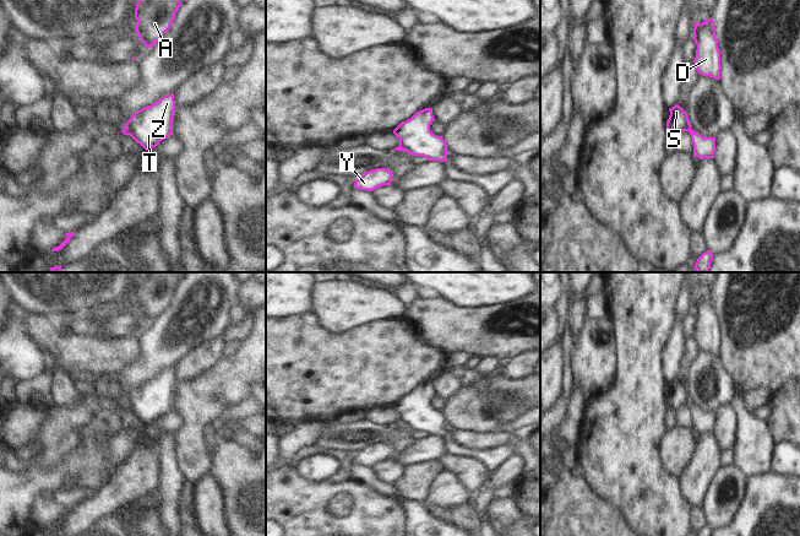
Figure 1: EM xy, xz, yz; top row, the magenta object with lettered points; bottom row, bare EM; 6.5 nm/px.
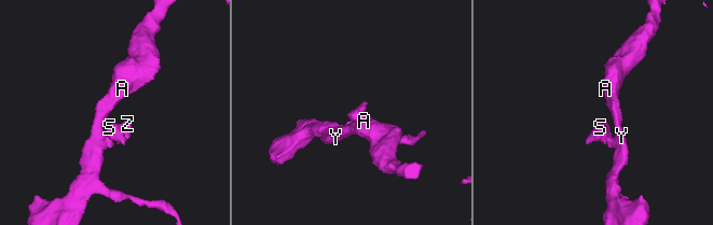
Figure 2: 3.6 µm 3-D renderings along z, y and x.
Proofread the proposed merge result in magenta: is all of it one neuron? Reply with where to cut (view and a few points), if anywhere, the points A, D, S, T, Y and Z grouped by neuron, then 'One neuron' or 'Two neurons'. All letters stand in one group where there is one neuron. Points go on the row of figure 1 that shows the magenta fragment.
Split along yz (691, 129), (689, 131). Groups: A D Y / S T Z. Two neurons.

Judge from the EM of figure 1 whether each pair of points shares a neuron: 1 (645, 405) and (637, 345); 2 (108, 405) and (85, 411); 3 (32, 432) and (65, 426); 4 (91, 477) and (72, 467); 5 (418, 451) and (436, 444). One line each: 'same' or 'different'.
1: same
2: different
3: different
4: same
5: same

